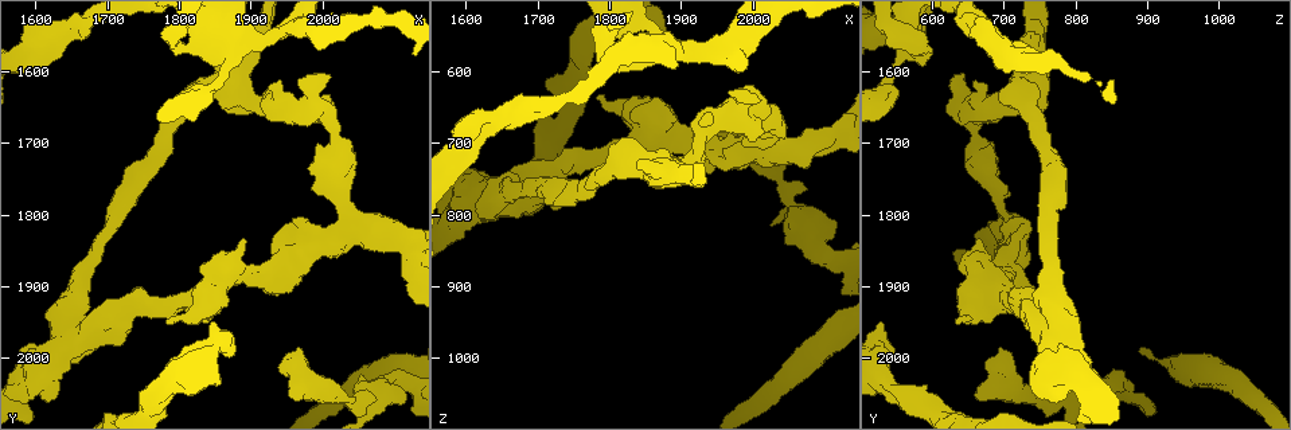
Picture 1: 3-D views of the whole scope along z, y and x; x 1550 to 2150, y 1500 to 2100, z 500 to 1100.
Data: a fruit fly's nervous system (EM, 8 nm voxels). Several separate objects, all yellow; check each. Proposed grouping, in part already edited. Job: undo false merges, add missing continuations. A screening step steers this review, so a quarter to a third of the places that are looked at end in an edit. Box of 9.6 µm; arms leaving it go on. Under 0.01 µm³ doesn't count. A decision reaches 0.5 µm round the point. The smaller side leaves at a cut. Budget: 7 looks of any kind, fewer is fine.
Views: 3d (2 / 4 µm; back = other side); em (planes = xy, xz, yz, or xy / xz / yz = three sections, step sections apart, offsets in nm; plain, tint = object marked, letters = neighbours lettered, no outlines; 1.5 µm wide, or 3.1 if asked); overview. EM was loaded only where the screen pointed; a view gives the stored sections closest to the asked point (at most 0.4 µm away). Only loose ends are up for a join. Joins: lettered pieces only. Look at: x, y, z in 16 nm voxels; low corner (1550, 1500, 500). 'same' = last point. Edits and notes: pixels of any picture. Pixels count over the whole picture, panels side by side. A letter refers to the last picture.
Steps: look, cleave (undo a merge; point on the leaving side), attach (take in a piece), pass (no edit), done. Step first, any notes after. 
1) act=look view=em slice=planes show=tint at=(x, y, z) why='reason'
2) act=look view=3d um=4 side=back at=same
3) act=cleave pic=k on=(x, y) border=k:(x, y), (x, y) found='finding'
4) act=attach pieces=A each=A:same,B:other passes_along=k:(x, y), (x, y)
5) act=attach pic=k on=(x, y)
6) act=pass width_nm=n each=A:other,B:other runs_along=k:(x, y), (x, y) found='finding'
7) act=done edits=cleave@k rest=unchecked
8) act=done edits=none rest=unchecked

act=look view=3d um=4 at=(1875, 1985, 550) why='thick end'

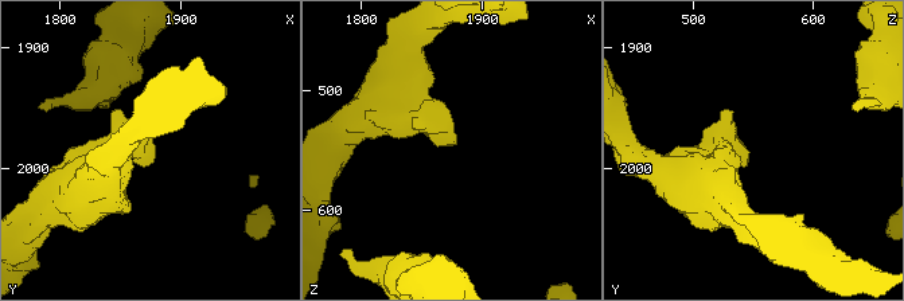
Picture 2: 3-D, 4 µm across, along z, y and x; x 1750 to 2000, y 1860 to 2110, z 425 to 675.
act=look view=em slice=planes show=letters at=(1876, 1988, 546) why='now the EM'

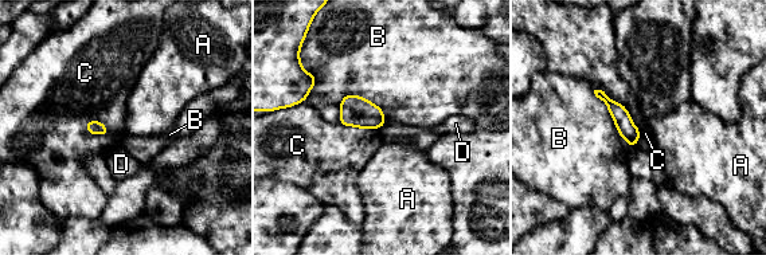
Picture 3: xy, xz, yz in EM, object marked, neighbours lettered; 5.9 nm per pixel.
act=pass longest_contact=B:420nm each=A:other,B:other,C:other,D:other runs_along=3:(598, 93), (618, 112), (632, 142) found='none of them fits'

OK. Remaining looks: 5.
act=look view=em slice=planes show=plain at=(1625, 2030, 740) why='stops while still wide'

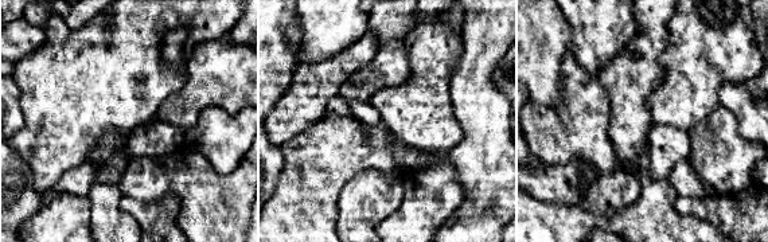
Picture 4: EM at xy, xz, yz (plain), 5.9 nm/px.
act=look view=em slice=planes show=letters at=same why='what lies round it'

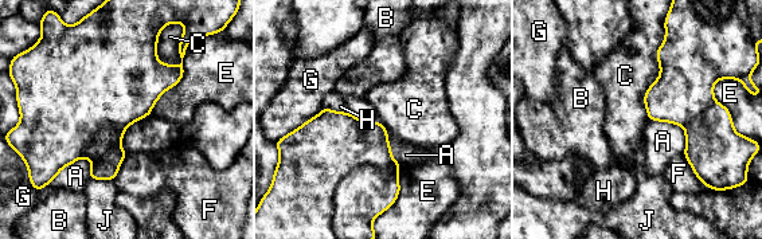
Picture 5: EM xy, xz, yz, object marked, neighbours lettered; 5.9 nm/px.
act=cleave pic=5 on=(367, 192) each=A:other,B:other,C:other,E:other,F:other,G:other,H:other,J:other border=5:(397, 173), (358, 167), (332, 198) found='a second neuron is stuck on'

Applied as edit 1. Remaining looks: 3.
act=look view=3d um=2 at=(1970, 2060, 660) why='free end'

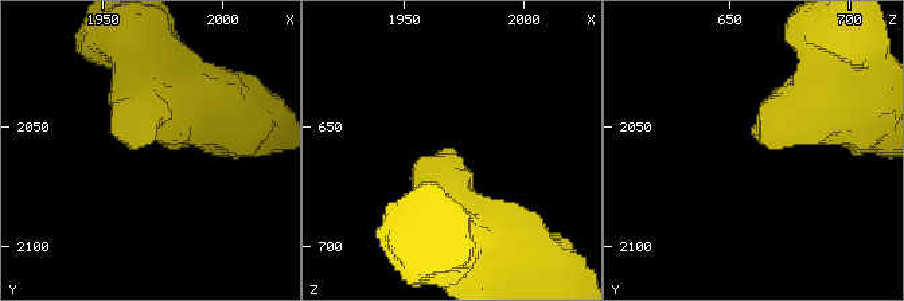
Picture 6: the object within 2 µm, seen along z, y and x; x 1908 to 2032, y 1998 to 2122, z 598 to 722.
act=look view=em slice=xz step=4 show=letters at=(1972, 2056, 664) why='need the tissue'

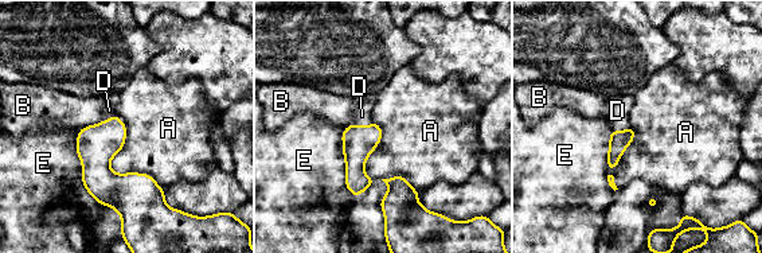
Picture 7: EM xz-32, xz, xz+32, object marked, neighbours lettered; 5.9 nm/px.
act=look view=em slice=xy step=8 show=letters at=same

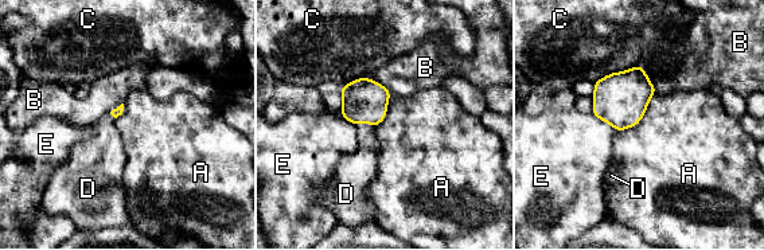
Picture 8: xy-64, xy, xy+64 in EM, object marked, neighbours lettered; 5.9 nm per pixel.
act=attach pieces=D longest_contact=A:340nm each=A:other,B:other,C:other,D:same,E:other passes_along=8:(366, 101), (366, 122), (361, 163) found='it goes on there'

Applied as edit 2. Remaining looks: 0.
act=done edits=cleave@5,attach@8 rest=unchecked

